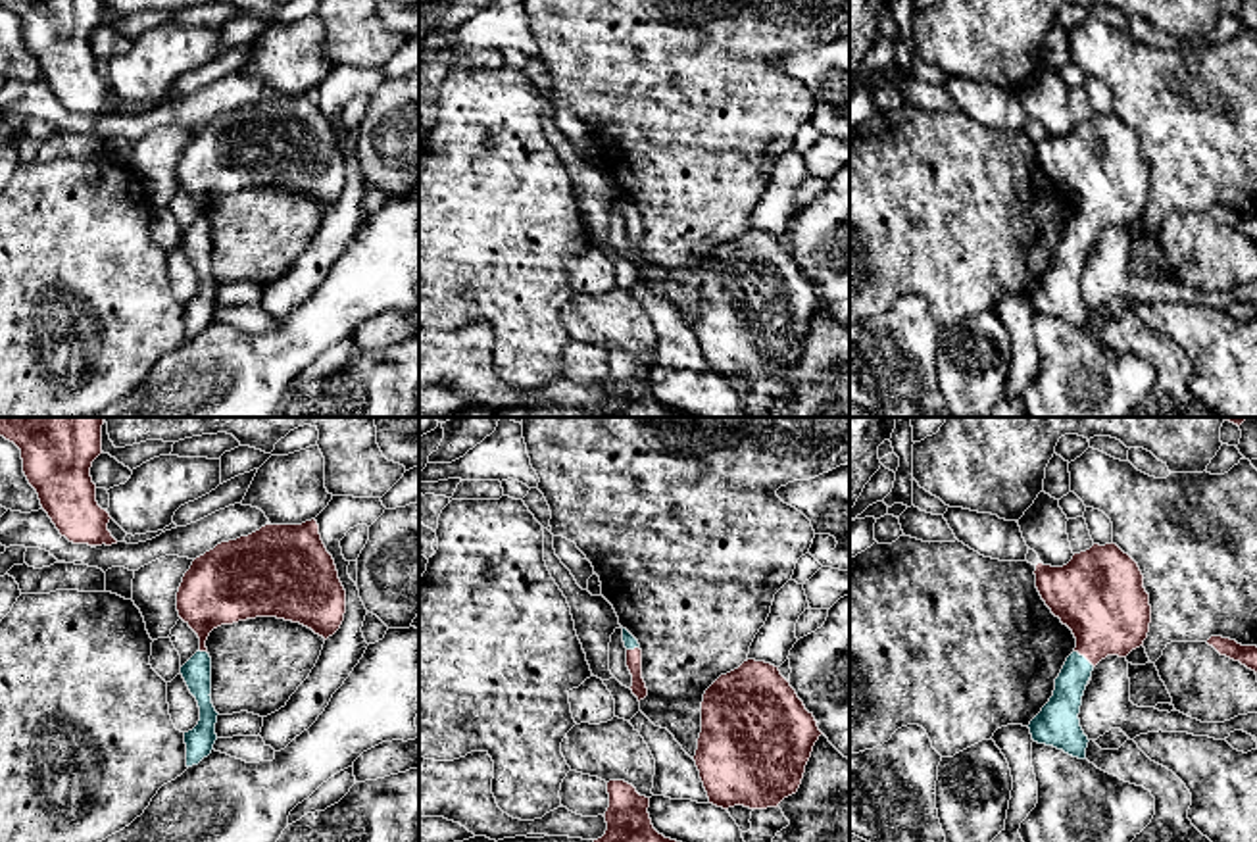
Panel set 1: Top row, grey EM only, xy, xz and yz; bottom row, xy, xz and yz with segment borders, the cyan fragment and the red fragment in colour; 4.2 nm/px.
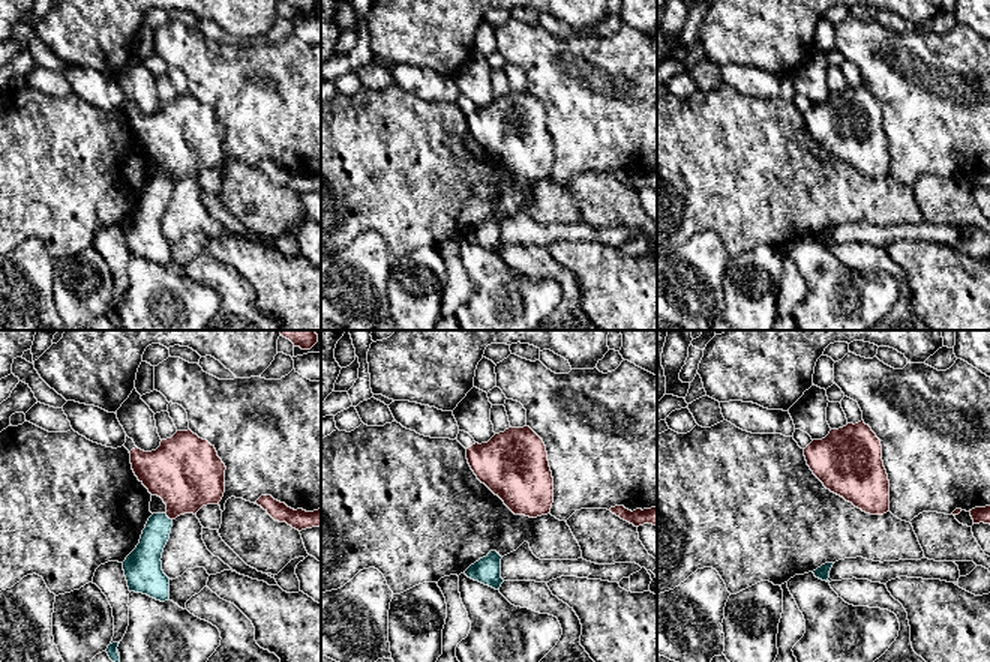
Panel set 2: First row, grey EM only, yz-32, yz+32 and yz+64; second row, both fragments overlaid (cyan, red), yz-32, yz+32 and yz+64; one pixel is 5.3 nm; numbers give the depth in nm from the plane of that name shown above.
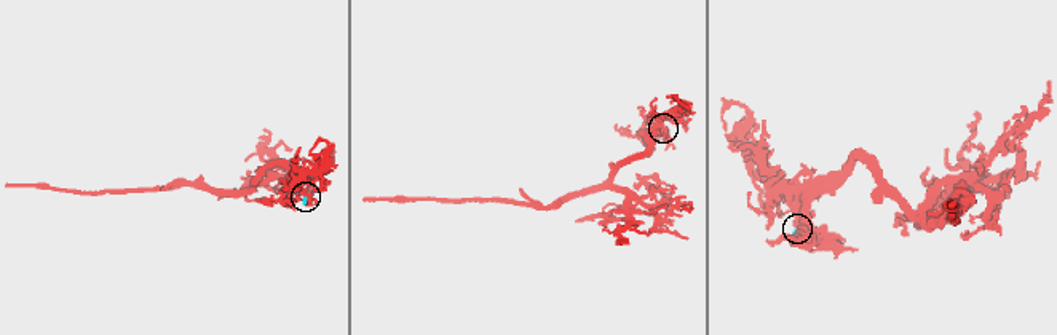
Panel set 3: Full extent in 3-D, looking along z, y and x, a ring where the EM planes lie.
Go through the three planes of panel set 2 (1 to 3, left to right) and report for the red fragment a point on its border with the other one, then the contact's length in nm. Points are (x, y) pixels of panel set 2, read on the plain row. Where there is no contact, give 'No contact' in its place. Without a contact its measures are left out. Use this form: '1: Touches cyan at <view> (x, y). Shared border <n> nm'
1: Touches cyan at yz-32 (167, 180). Shared border 50 nm
2: No contact
3: No contact

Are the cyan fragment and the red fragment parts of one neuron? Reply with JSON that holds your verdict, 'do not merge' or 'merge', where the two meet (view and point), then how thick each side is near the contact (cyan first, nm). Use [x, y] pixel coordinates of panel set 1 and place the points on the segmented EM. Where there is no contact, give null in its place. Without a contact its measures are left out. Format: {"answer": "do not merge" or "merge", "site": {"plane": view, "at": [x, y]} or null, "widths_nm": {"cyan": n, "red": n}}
{"answer": "merge", "site": {"plane": "yz", "at": [1083, 656]}, "widths_nm": {"cyan": 140, "red": 360}}

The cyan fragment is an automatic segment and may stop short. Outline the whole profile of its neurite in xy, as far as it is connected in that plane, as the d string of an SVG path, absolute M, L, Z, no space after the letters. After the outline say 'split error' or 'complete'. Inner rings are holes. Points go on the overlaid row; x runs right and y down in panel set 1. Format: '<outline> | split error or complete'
M315 519L302 525L265 525L221 542L196 557L177 592L179 617L198 634L200 650L181 675L200 707L198 725L185 732L186 767L208 757L217 740L211 704L210 632L256 617L300 623L325 640L346 613L346 590Z | split error

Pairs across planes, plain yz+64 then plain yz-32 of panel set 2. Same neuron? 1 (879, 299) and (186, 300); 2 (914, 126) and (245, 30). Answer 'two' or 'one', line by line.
1: one
2: two

